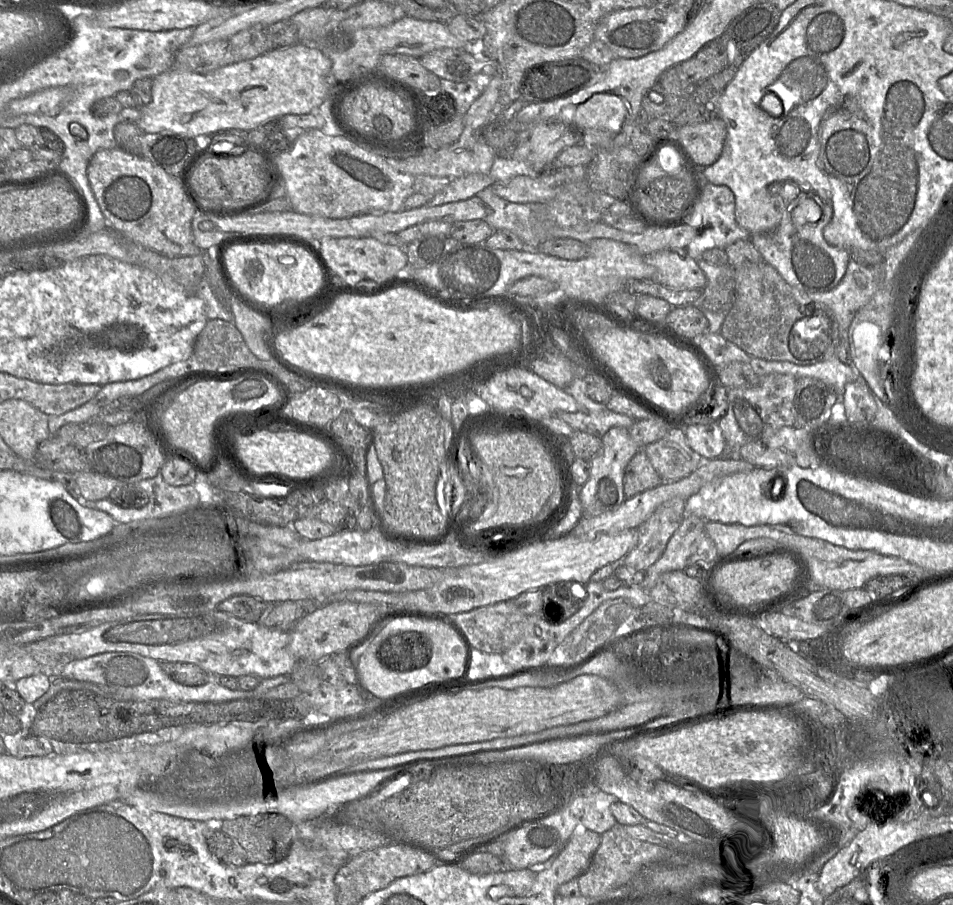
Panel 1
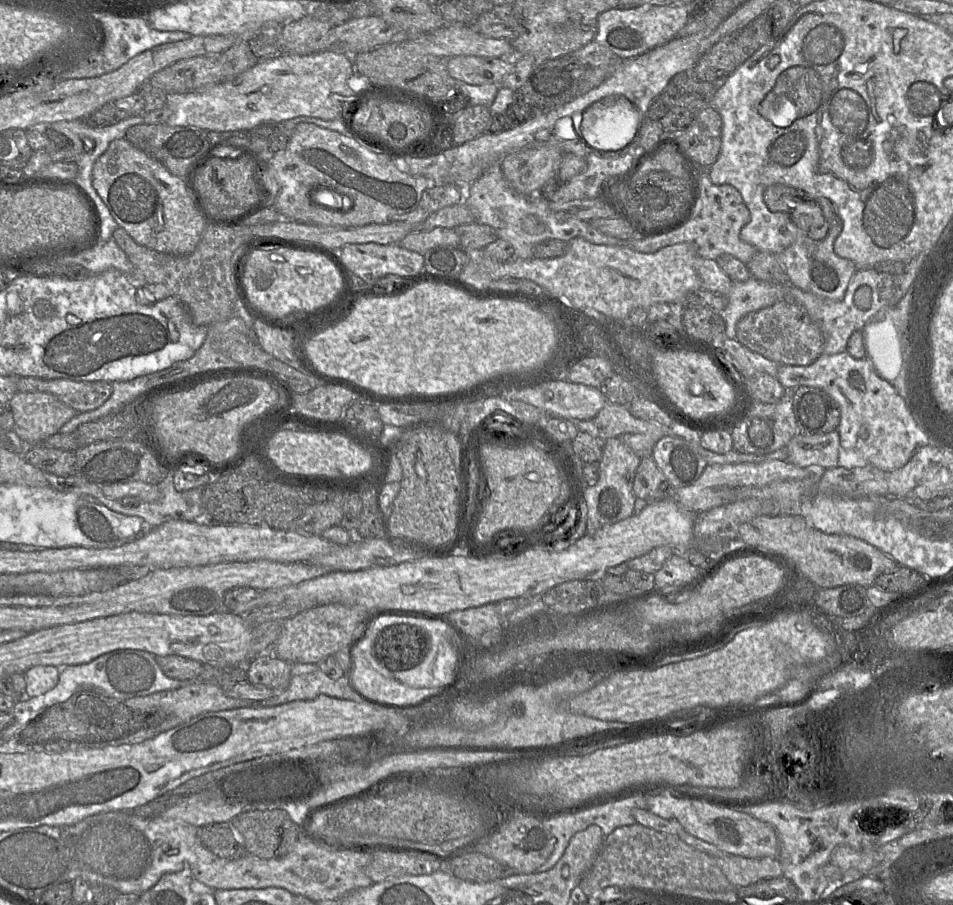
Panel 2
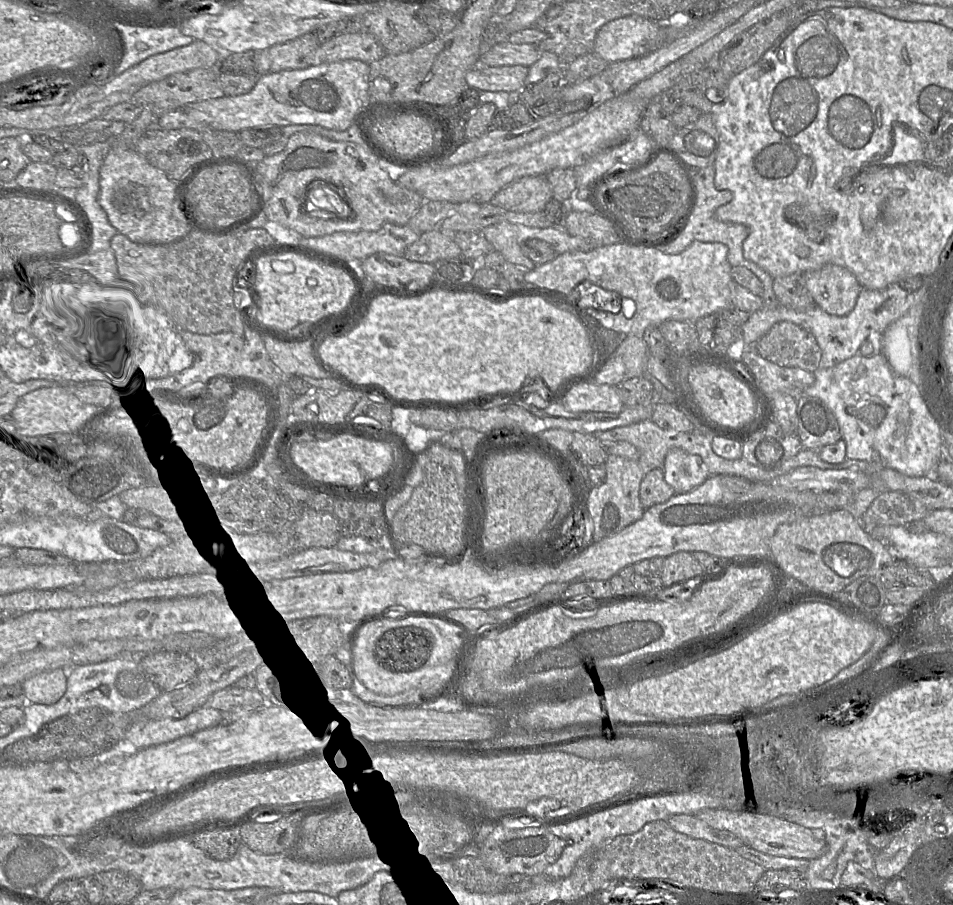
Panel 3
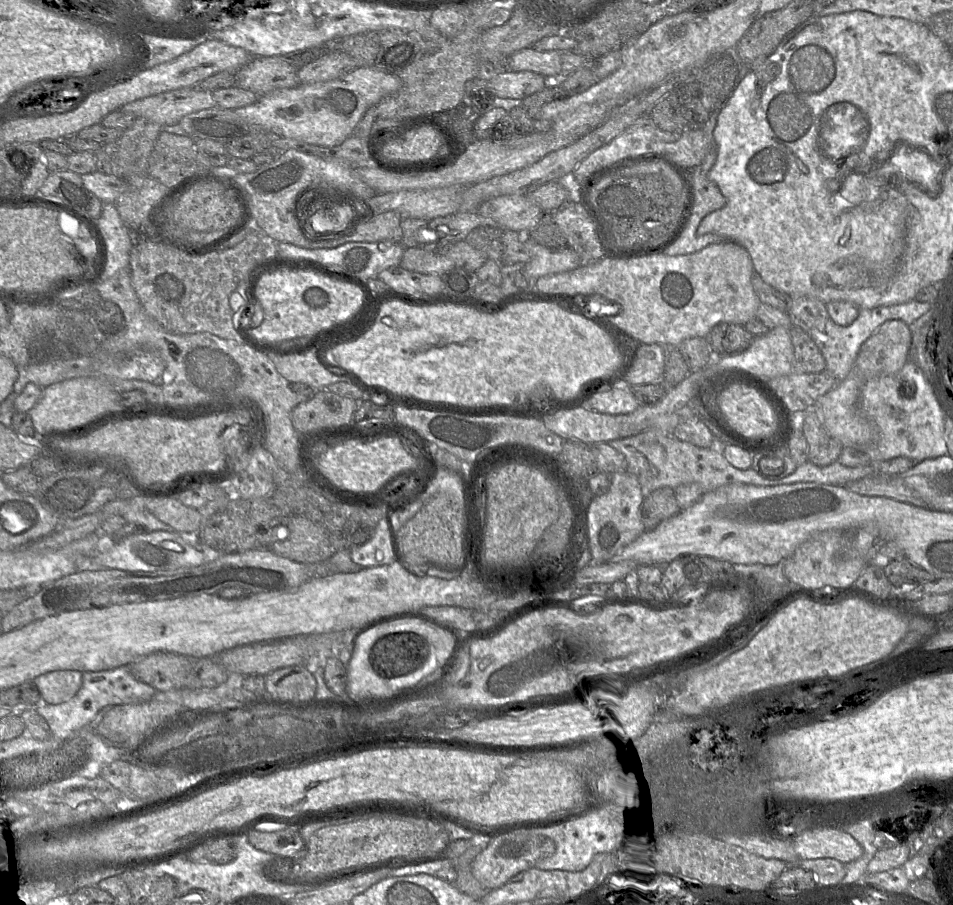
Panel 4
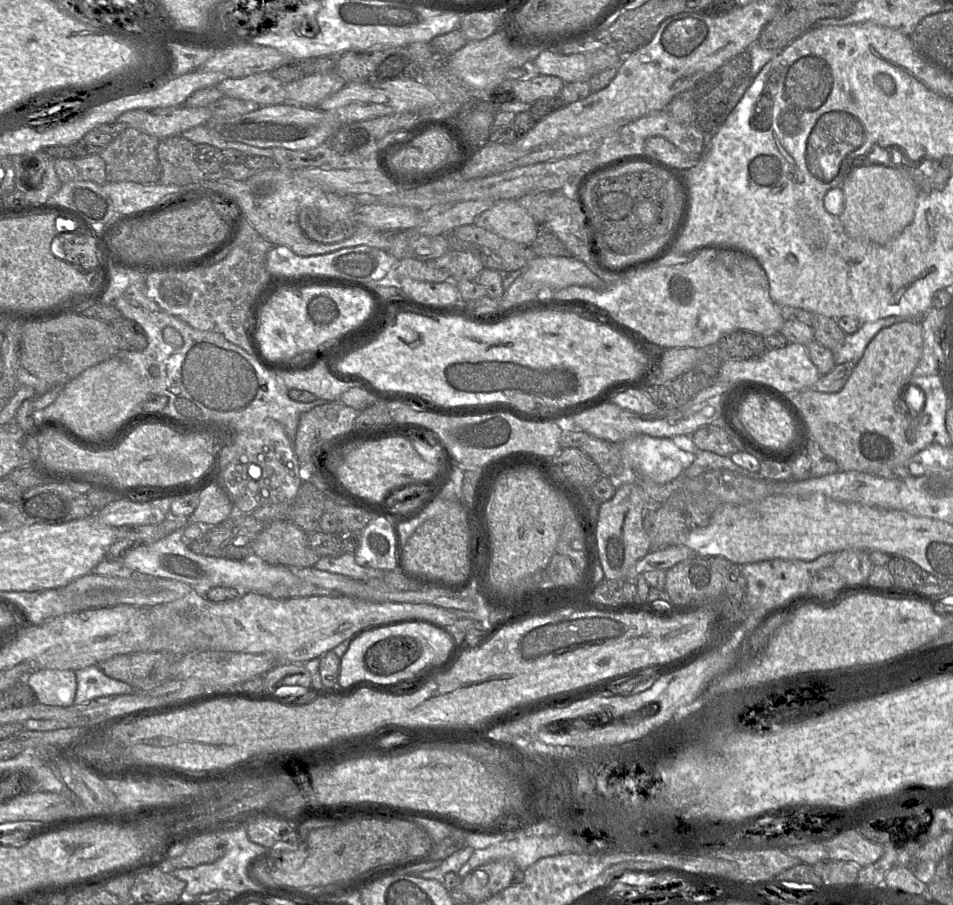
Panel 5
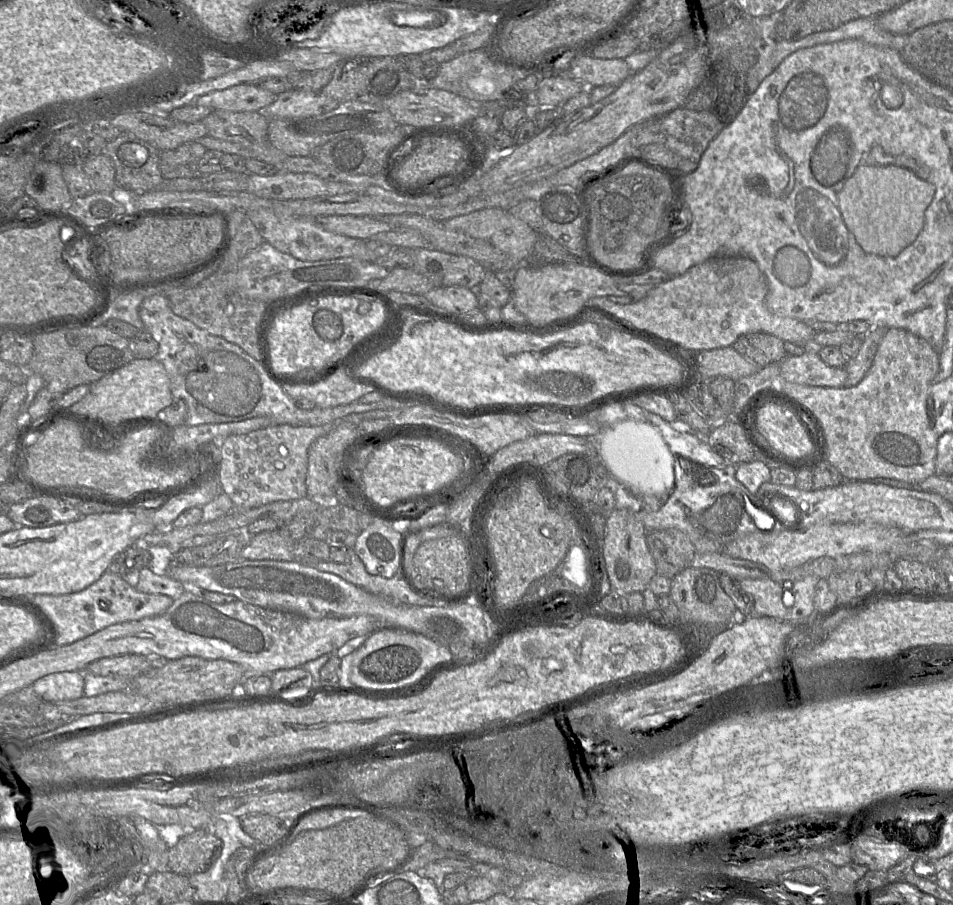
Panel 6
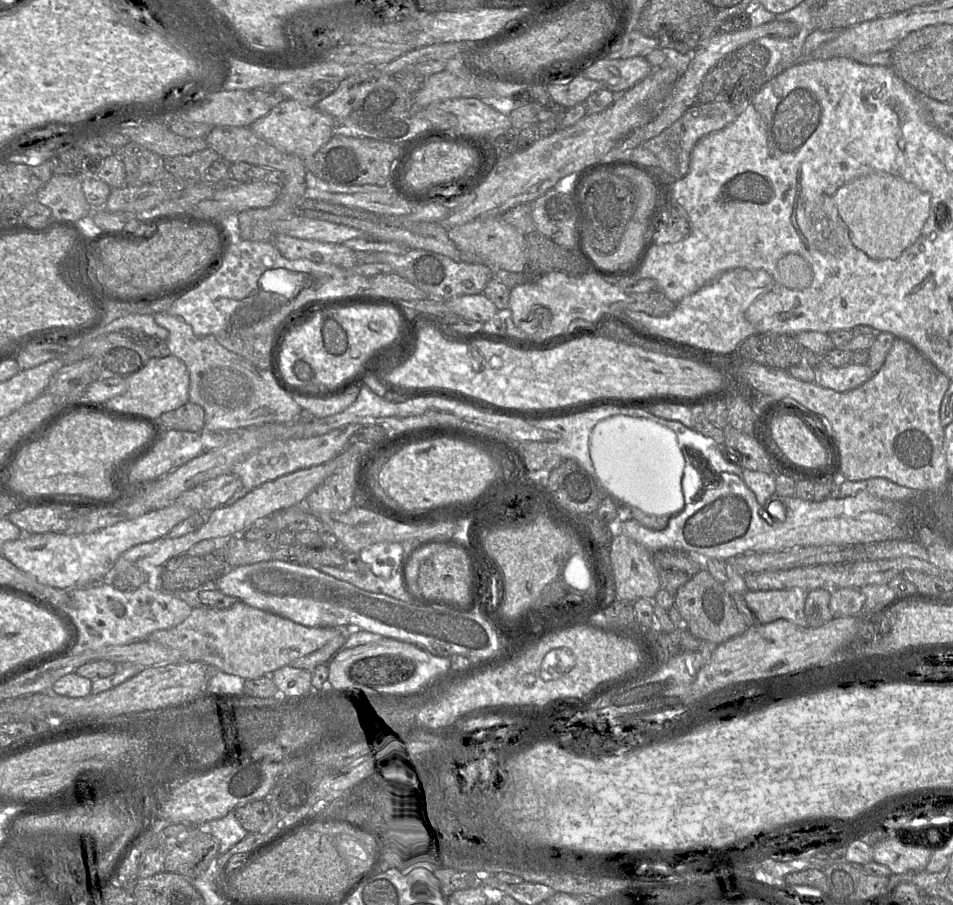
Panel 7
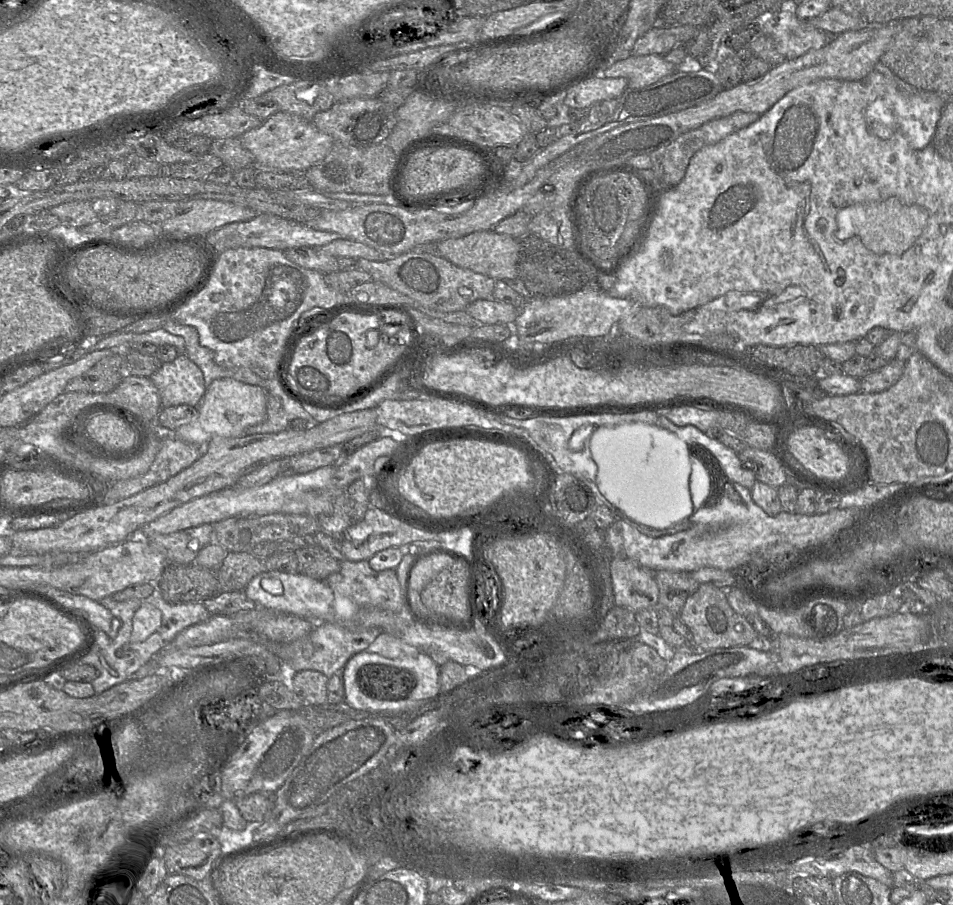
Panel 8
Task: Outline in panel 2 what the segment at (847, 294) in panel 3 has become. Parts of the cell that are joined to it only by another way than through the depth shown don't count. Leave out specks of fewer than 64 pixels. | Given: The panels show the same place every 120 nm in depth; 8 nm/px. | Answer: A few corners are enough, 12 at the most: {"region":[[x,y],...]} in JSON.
{"region":[[826,198],[795,203],[794,244],[775,254],[790,283],[841,300],[857,266],[834,252]]}

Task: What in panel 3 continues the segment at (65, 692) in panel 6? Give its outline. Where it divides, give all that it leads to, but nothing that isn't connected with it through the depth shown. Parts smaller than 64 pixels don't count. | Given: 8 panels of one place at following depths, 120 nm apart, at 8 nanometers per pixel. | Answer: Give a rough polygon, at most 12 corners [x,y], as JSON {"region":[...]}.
{"region":[[67,669],[25,680],[28,702],[51,705],[67,689]]}

